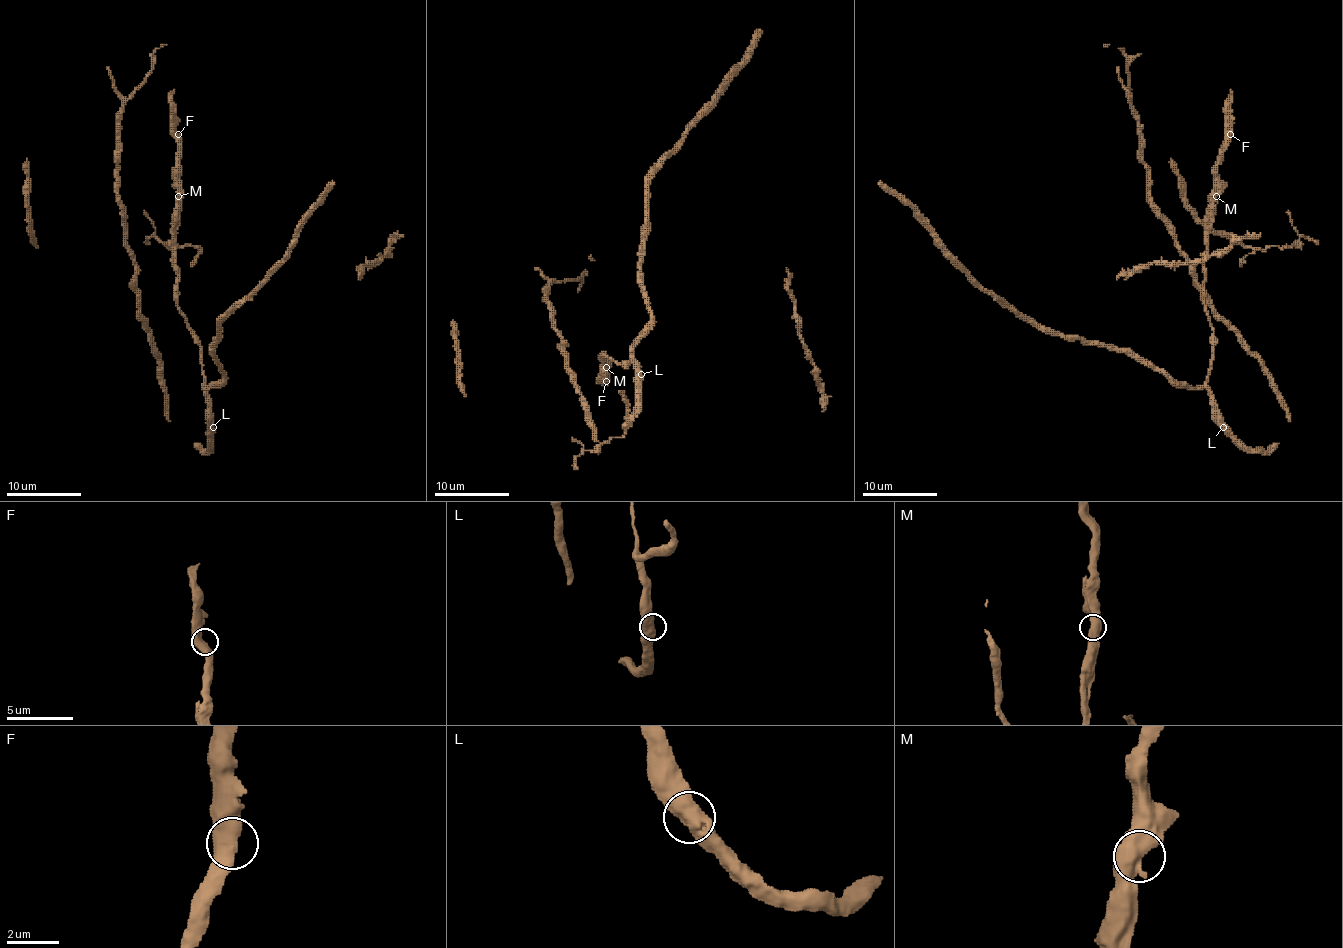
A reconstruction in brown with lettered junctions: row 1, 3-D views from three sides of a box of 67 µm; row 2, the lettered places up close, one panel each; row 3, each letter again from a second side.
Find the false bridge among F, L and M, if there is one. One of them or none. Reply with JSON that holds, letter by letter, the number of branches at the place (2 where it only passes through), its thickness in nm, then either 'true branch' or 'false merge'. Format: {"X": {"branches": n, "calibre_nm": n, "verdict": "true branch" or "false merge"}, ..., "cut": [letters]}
{"F": {"branches": 2, "calibre_nm": 600, "verdict": "true branch"}, "L": {"branches": 2, "calibre_nm": 650, "verdict": "true branch"}, "M": {"branches": 2, "calibre_nm": 600, "verdict": "true branch"}, "cut": []}

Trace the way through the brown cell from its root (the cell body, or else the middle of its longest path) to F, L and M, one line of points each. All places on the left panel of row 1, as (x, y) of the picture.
F: (204, 374), (200, 343), (178, 305), (178, 134)
L: (204, 374), (207, 417), (213, 427)
M: (204, 374), (200, 343), (178, 305), (178, 195)

